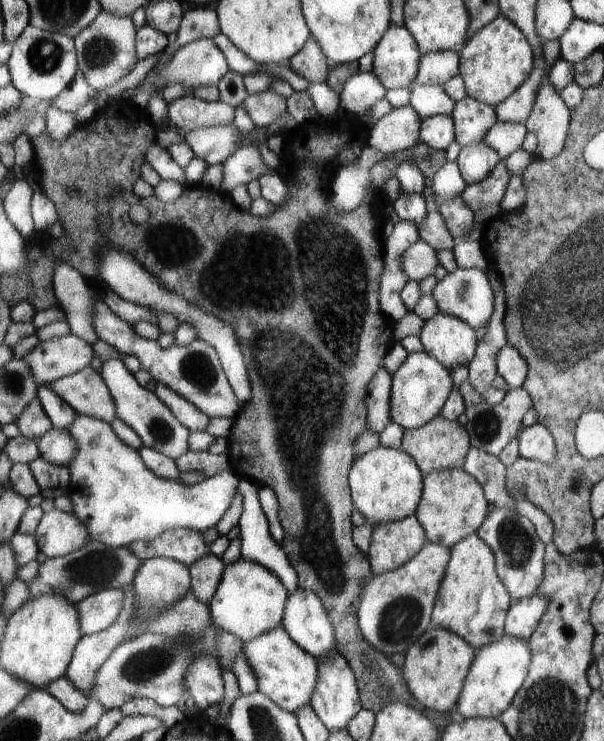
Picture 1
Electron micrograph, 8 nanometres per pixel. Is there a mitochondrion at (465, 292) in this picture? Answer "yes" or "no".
yes

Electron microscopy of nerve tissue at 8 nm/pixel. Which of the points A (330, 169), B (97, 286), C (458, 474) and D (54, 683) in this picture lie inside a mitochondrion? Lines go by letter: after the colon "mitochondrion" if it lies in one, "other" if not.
A: other
B: other
C: other
D: other

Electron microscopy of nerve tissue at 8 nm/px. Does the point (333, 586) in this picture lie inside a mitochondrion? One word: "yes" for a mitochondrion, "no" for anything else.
yes

